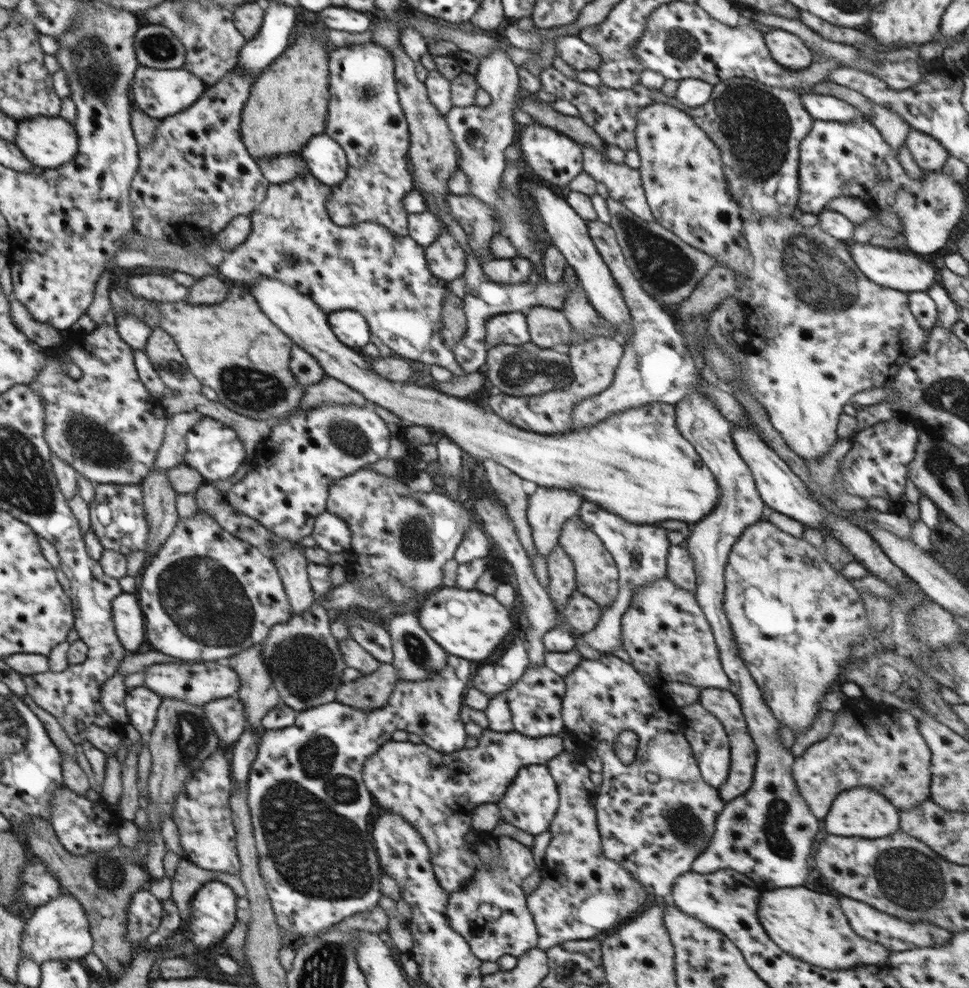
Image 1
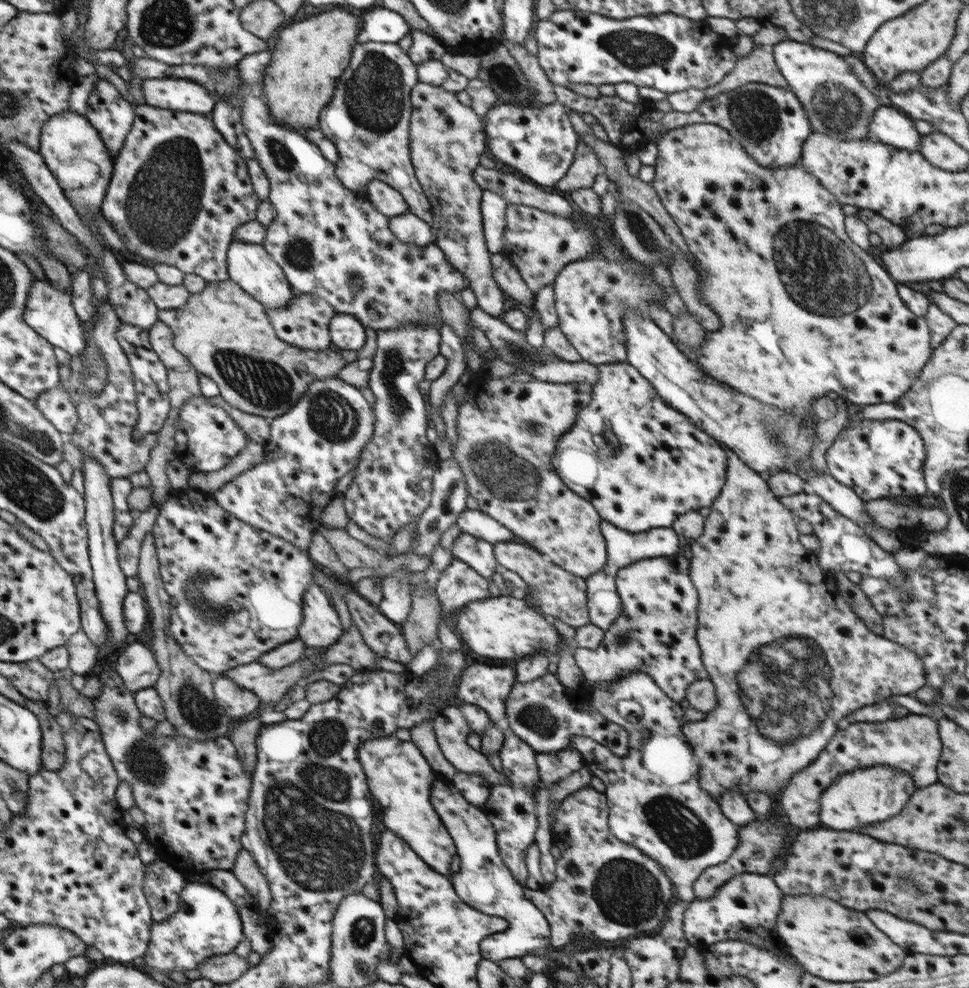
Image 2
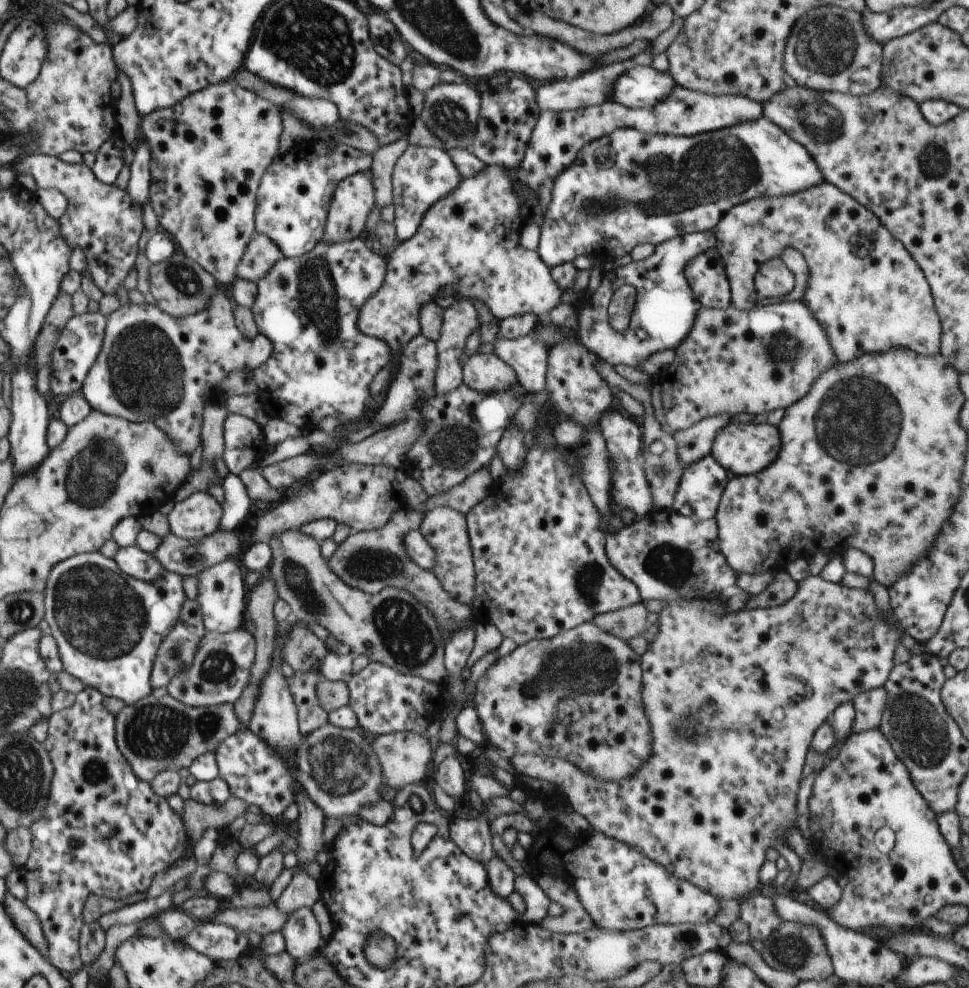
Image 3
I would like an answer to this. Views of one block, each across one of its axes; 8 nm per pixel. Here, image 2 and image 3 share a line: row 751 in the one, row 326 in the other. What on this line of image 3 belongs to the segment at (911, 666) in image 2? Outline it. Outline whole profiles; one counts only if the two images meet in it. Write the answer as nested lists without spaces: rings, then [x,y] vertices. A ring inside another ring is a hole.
[[[801,300],[755,306],[752,310],[740,310],[732,304],[725,309],[702,307],[696,314],[690,334],[674,351],[674,370],[670,376],[661,379],[660,394],[664,420],[672,435],[692,428],[703,418],[722,413],[731,417],[742,413],[761,417],[765,412],[785,410],[790,404],[804,398],[818,376],[834,366],[837,360],[824,328]]]

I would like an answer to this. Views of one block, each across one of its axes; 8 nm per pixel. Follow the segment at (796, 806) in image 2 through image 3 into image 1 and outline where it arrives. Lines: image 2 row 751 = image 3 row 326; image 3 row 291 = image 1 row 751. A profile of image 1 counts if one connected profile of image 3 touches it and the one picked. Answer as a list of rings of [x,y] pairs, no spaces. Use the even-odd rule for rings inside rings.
[[[704,690],[699,694],[698,700],[702,703],[702,707],[708,709],[712,715],[718,718],[718,721],[722,723],[729,738],[731,746],[730,773],[728,773],[726,781],[718,788],[721,798],[725,801],[729,801],[746,793],[750,785],[752,785],[757,760],[756,744],[754,744],[754,740],[752,736],[750,736],[740,701],[738,701],[736,695],[719,690]],[[874,708],[860,714],[868,716],[868,720],[862,718],[866,726],[850,726],[846,720],[837,718],[828,736],[816,744],[810,744],[804,754],[795,758],[792,766],[800,795],[810,807],[810,812],[821,822],[840,792],[858,786],[872,788],[878,794],[886,796],[899,810],[912,810],[930,796],[932,752],[913,713],[891,710],[886,714],[885,710]],[[884,716],[888,716],[890,724],[882,724]]]

